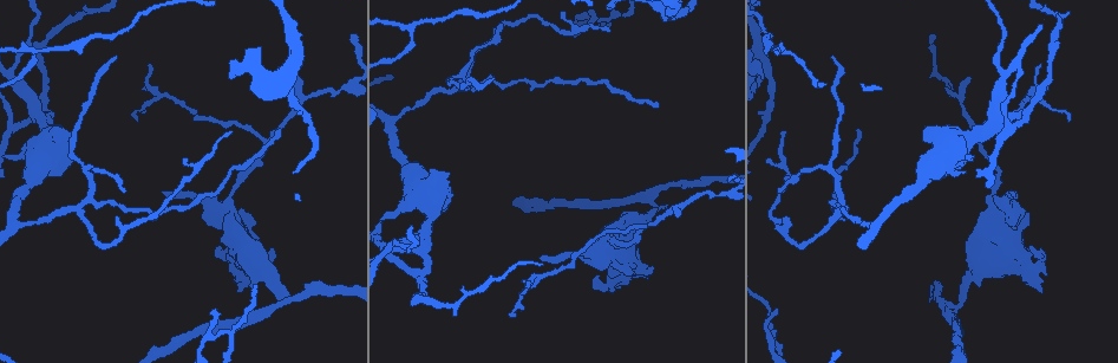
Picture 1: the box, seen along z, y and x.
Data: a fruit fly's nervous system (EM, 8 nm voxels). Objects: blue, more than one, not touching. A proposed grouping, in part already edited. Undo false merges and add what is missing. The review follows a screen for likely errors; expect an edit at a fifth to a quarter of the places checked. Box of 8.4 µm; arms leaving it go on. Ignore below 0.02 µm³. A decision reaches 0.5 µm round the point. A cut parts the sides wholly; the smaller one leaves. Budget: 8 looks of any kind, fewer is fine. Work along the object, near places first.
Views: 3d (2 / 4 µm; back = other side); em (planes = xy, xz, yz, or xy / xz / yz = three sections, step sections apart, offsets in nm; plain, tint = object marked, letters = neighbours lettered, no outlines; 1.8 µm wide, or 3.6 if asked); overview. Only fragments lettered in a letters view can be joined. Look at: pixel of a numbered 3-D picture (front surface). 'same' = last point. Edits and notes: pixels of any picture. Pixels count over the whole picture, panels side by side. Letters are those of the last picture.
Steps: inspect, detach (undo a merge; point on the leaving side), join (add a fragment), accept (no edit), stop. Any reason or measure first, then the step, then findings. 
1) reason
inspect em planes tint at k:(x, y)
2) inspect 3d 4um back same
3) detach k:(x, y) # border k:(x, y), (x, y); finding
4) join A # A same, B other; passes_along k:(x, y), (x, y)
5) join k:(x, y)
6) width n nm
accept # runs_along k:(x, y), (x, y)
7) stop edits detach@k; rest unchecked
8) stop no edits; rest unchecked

sudden change in width
inspect 3d 4um at 1:(273, 308)

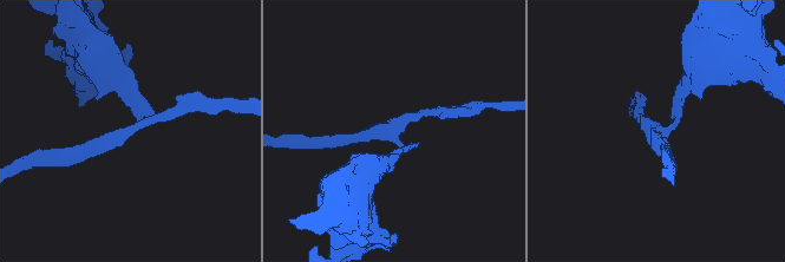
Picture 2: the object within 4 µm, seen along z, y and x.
arms 3; need the tissue
inspect em planes tint at 2:(133, 127)

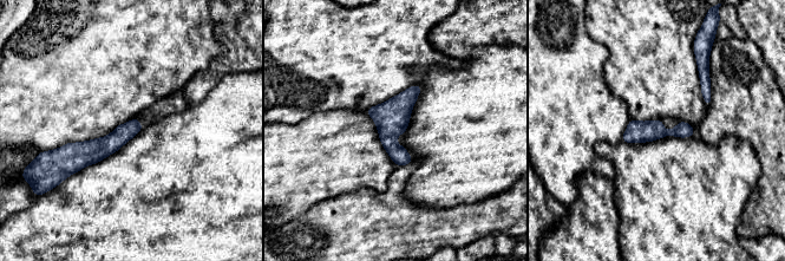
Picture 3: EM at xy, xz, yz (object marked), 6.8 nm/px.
see the neighbours
inspect em planes letters same

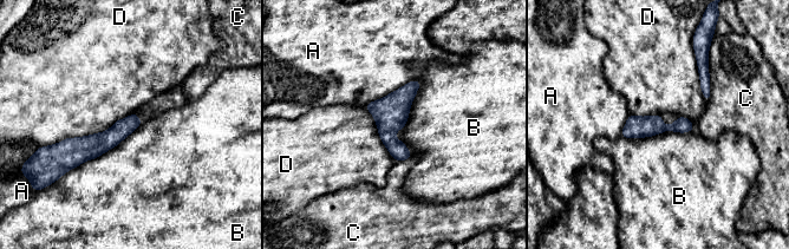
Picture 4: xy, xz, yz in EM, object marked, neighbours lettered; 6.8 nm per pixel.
accept # A other, B other, C other, D other; border 4:(142, 122), (116, 145), (64, 174); all the same neuron

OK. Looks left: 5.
thick end
inspect em planes letters at 1:(1041, 292)

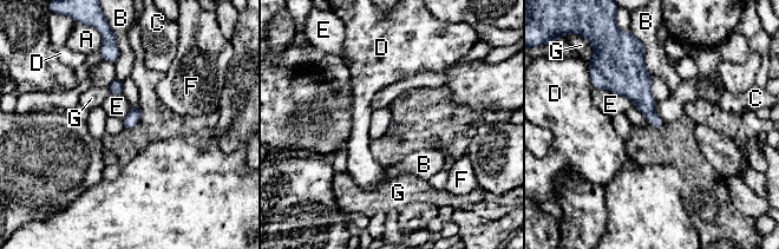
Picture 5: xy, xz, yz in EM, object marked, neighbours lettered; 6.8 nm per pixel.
accept # A other, B other, C other, D other, E other, F other, G other; border 5:(594, 87), (627, 97), (636, 107); no lettered fragment goes on from it

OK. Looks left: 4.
an open end
inspect em planes plain at 1:(493, 79)

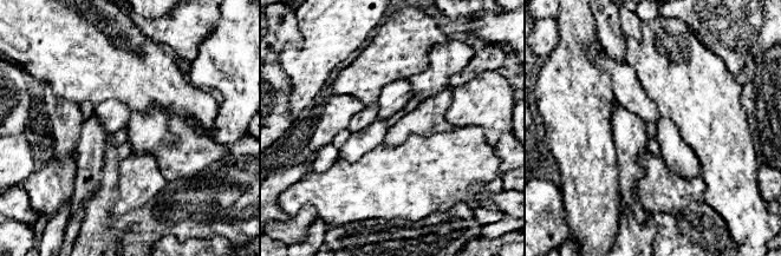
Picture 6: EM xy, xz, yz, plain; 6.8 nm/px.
what lies round it
inspect em planes letters same

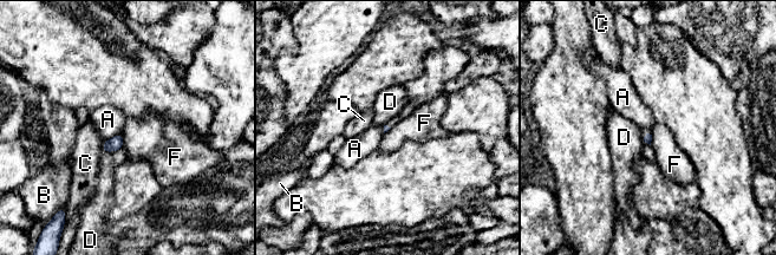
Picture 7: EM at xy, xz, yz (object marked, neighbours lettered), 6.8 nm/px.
longest_contact A 120 nm
accept # A other, B other, C other, D other, F other; none of them fits

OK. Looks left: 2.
stop no edits; rest unchecked

